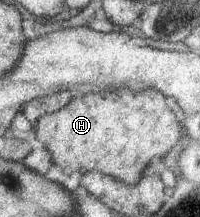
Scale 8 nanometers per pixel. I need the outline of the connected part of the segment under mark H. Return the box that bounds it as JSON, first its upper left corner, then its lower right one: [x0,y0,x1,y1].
[35,88,181,185]

